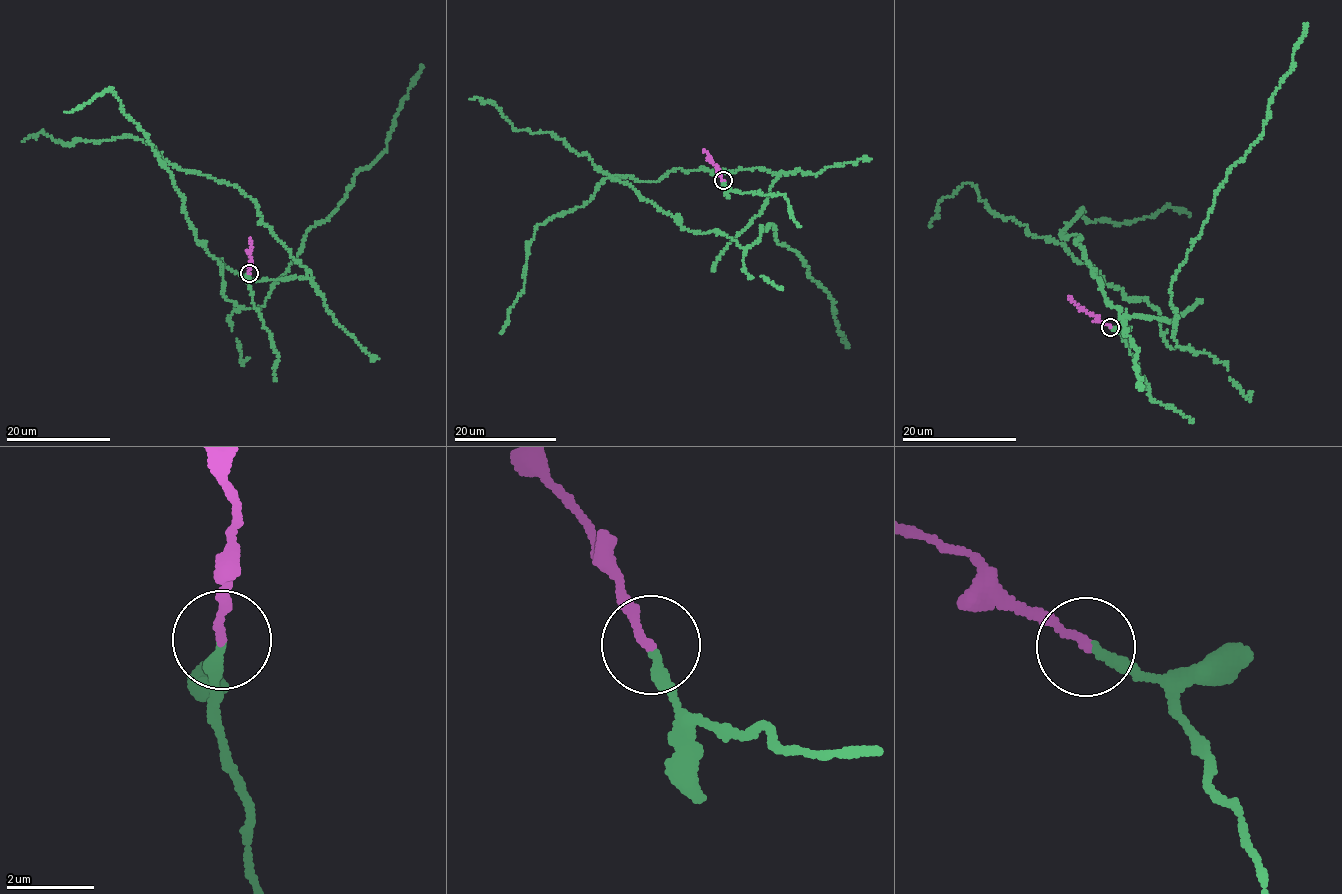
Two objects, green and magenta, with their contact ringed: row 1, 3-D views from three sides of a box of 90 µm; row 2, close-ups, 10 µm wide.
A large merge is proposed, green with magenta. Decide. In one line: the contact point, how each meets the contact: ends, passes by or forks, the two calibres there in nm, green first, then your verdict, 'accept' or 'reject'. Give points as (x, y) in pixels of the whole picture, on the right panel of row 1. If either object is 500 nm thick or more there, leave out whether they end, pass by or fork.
at (1110, 327); green ends there; magenta ends there; 240 nm thick on the green side, 190 nm on the other; accept

